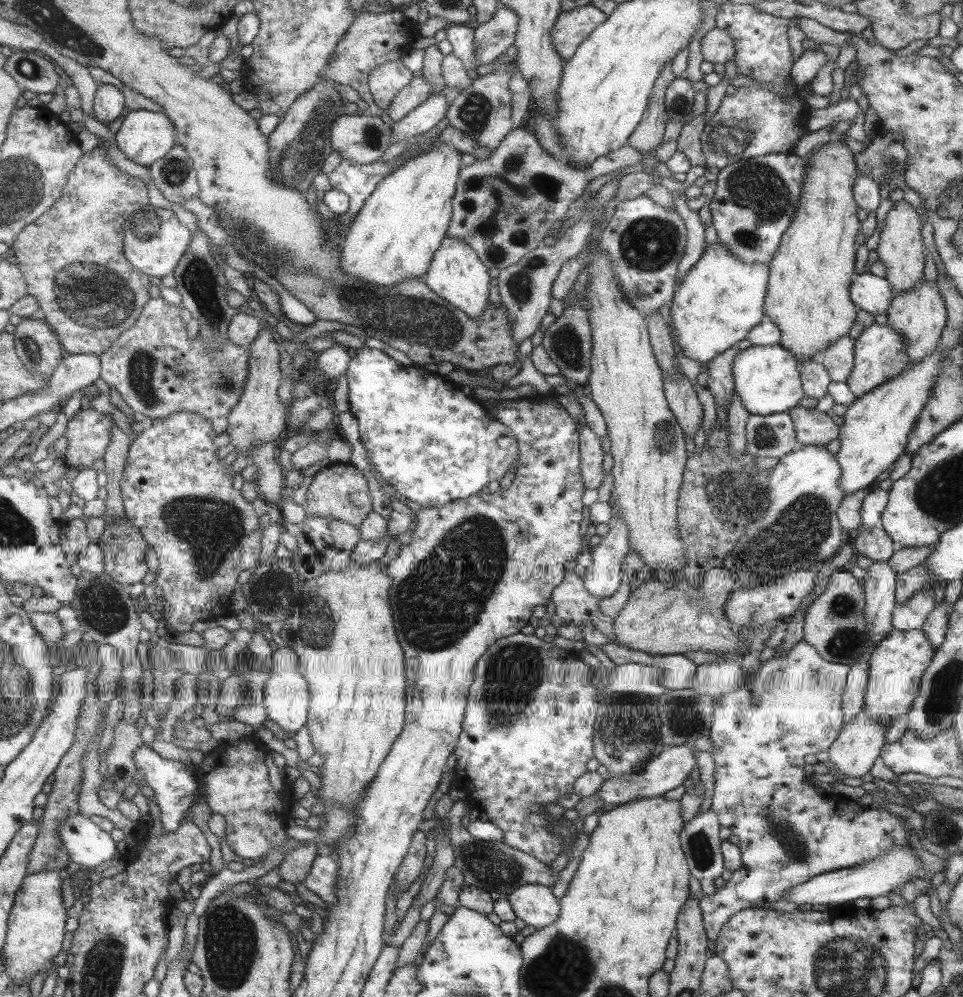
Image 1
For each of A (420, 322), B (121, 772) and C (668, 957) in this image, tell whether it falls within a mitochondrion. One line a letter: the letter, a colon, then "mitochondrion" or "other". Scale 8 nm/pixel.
A: mitochondrion
B: other
C: other

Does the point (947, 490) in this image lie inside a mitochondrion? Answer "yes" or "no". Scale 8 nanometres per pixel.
yes

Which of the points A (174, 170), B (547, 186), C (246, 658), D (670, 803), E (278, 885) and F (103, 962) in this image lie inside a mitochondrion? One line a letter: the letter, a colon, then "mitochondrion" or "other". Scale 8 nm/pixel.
A: mitochondrion
B: mitochondrion
C: other
D: other
E: other
F: mitochondrion

